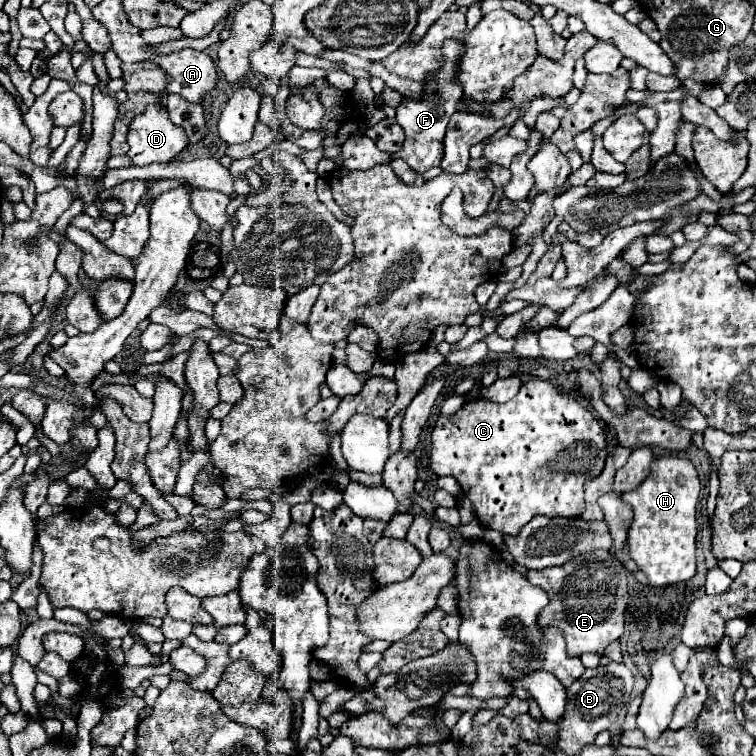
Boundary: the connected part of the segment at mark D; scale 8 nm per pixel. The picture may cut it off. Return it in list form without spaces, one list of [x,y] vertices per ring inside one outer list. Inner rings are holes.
[[[152,103],[150,107],[146,107],[144,113],[136,115],[136,119],[130,123],[128,145],[130,145],[128,157],[132,157],[134,165],[166,163],[188,145],[188,135],[186,135],[186,131],[180,125],[174,125],[170,121],[170,111],[164,105]]]

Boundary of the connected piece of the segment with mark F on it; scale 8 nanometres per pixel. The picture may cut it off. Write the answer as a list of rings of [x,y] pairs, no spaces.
[[[446,39],[442,45],[442,67],[426,79],[422,97],[402,97],[400,105],[396,107],[396,121],[402,125],[406,133],[404,149],[398,151],[394,157],[402,157],[416,173],[424,173],[430,167],[438,165],[442,161],[442,139],[446,133],[446,125],[450,121],[450,115],[458,109],[460,97],[462,97],[462,83],[458,83],[458,59],[462,59],[462,43],[458,39]]]

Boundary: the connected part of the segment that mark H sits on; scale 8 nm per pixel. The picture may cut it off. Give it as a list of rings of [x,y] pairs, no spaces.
[[[658,457],[652,463],[650,475],[640,483],[638,489],[622,493],[622,501],[630,503],[634,509],[634,519],[628,529],[628,553],[632,561],[638,565],[640,571],[648,577],[648,585],[652,587],[664,587],[688,581],[696,575],[696,503],[700,493],[700,479],[698,473],[688,459],[678,457]]]

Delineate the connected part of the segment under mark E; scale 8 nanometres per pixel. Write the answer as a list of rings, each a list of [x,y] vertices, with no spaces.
[[[592,551],[592,553],[584,553],[580,557],[570,559],[570,563],[562,565],[562,567],[548,567],[542,571],[528,571],[528,581],[532,585],[542,585],[548,593],[550,593],[550,603],[546,605],[546,609],[542,611],[540,619],[546,625],[556,625],[564,631],[566,637],[566,647],[568,647],[568,655],[582,655],[586,651],[596,651],[598,655],[604,653],[604,649],[622,637],[624,633],[624,609],[626,609],[626,569],[622,567],[622,563],[612,557],[612,553],[608,551]]]

